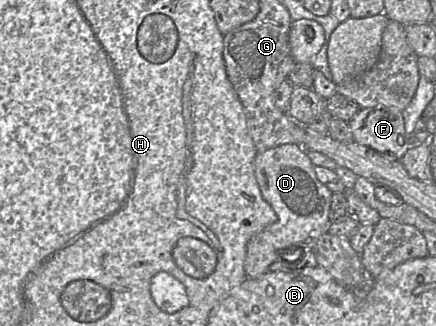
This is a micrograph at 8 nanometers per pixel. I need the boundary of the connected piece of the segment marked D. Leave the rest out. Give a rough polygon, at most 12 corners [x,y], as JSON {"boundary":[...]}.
{"boundary":[[307,151],[257,153],[256,180],[277,220],[247,244],[244,271],[328,230],[333,193]]}

